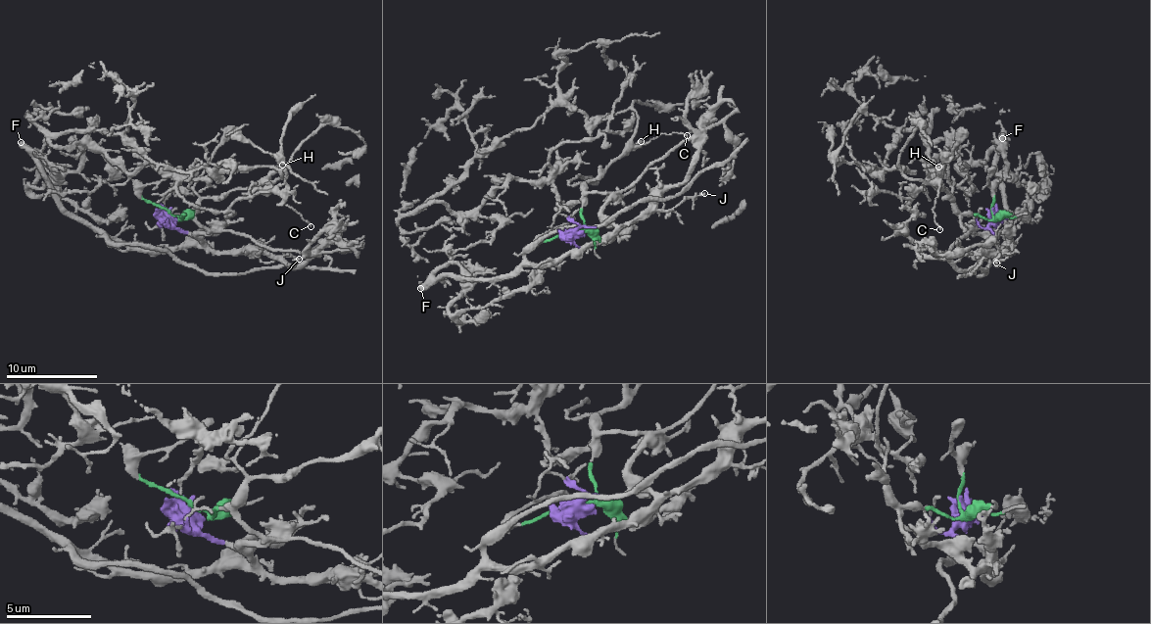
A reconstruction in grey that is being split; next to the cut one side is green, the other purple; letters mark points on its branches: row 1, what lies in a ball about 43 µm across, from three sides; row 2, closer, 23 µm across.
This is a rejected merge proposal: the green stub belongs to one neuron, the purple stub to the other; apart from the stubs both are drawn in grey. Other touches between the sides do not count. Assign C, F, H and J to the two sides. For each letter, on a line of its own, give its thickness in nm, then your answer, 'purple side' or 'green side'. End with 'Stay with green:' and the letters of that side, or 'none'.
C: 120 nm | green side
F: 550 nm | purple side
H: 550 nm | green side
J: 110 nm | purple side
Stay with green: C, H

